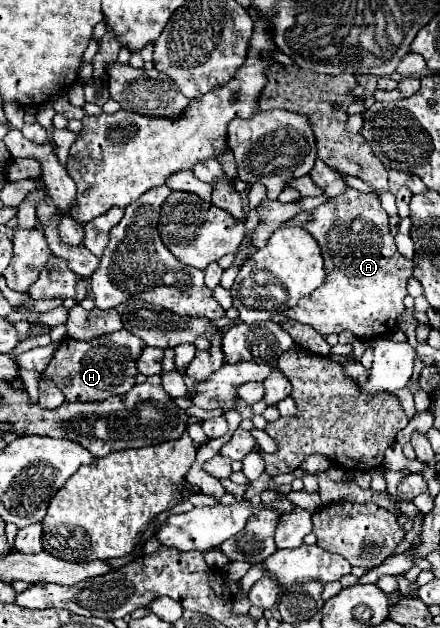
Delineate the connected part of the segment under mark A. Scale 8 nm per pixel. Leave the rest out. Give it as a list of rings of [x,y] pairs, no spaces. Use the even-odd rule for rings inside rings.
[[[346,189],[342,195],[328,199],[324,205],[310,211],[312,219],[304,223],[304,229],[318,241],[324,257],[326,281],[312,295],[304,297],[294,309],[288,309],[286,315],[294,321],[314,327],[322,335],[352,331],[358,339],[372,339],[384,335],[396,327],[396,317],[404,311],[406,285],[414,271],[414,261],[398,253],[394,237],[388,229],[388,215],[380,205],[380,199],[374,193],[360,193],[356,189]],[[354,219],[362,219],[364,229],[354,233]]]

